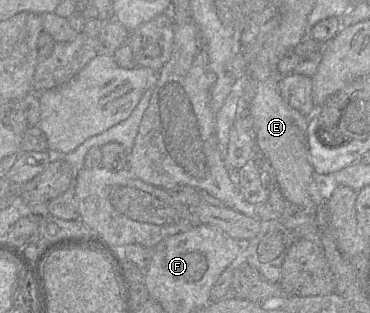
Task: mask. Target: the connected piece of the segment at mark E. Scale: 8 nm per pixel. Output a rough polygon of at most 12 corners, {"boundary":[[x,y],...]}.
{"boundary":[[277,72],[249,105],[257,149],[287,203],[315,215],[308,117],[282,98]]}

